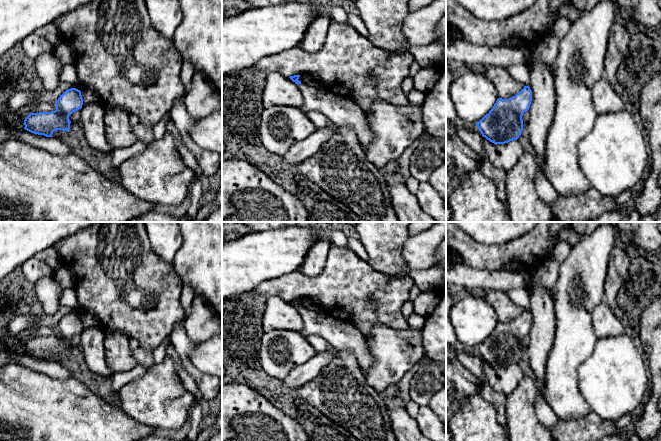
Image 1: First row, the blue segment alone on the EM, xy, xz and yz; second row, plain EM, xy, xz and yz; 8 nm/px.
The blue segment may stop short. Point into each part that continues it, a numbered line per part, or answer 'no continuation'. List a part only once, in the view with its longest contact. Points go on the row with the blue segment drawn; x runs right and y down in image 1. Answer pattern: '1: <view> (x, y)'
1: xz (341, 111)

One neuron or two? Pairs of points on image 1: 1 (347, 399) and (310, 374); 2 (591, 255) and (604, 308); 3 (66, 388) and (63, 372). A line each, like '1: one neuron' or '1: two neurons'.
1: two neurons
2: two neurons
3: two neurons

